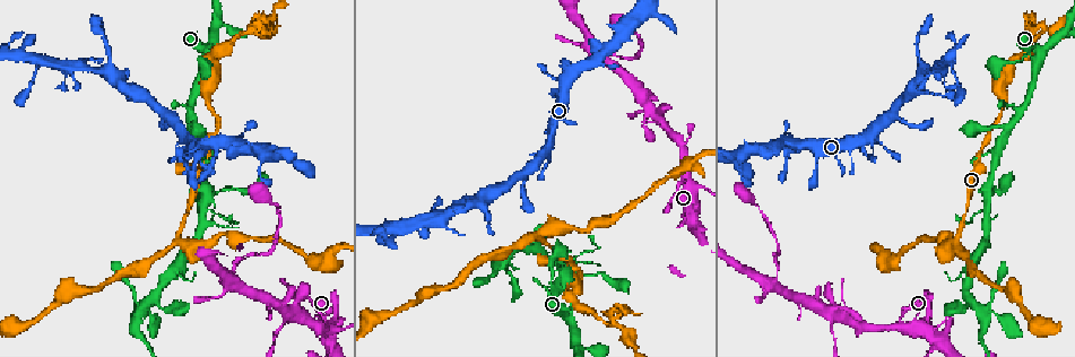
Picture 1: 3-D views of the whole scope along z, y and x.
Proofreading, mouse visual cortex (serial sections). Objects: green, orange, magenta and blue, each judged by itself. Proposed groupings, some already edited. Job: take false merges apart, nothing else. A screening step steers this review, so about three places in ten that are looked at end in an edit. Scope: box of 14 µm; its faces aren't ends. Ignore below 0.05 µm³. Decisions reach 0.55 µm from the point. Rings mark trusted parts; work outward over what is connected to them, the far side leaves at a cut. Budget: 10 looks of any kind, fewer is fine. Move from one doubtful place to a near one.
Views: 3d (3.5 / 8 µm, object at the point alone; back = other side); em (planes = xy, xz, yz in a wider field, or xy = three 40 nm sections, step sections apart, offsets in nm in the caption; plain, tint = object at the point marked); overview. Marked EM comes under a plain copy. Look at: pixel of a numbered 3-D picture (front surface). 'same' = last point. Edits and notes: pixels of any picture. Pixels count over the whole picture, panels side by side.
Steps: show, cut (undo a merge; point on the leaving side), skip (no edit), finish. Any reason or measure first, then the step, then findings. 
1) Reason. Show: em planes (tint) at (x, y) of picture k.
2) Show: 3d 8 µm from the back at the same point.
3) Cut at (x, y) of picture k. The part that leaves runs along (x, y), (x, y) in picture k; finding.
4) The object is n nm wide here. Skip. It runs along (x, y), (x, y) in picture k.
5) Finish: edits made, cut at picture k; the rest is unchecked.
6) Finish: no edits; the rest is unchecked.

Sudden change in width. Show: 3d 3.5 µm at (947, 236) of picture 1.

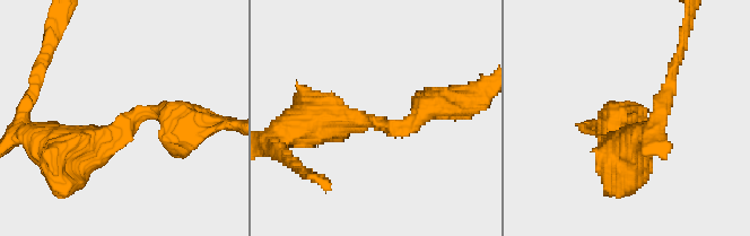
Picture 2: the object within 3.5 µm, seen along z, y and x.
The arms are 350, 450 nm wide. Show: em xy step 5 (tint) at (132, 120) of picture 2.

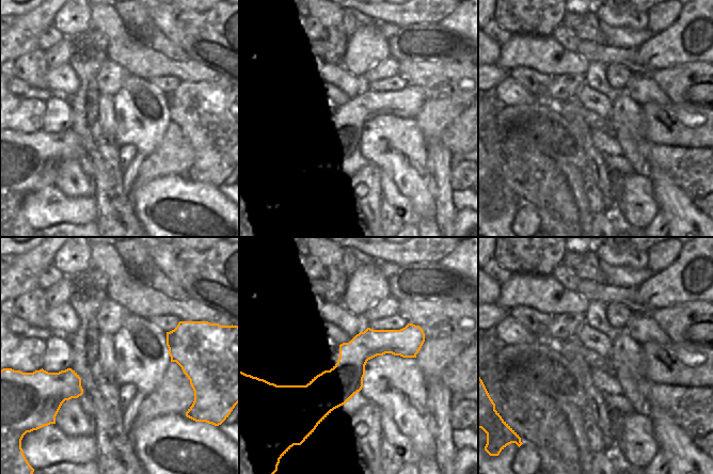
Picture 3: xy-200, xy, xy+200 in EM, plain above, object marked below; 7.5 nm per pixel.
Skip. It runs along (68, 146), (144, 111), (195, 124) in picture 2; all the same cell.

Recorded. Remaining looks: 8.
Side arm on a straight run. Show: 3d 3.5 µm at (569, 259) of picture 1.

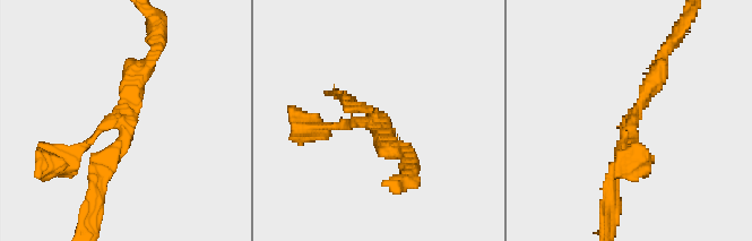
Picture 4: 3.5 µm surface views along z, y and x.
3 arms meet here; the arms are 150, 150, 250 nm wide. Show: em xy step 5 (tint) at (627, 127) of picture 4.

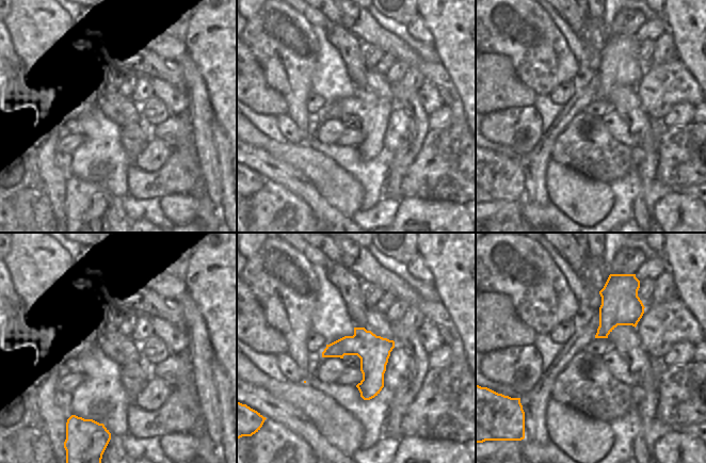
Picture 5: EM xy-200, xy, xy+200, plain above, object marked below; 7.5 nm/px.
The object is 240 nm wide here. Skip. It runs along (93, 194), (148, 61) in picture 4; all the same cell.

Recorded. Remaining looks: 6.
Abrupt turn. Show: 3d 3.5 µm at (1044, 28) of picture 1.

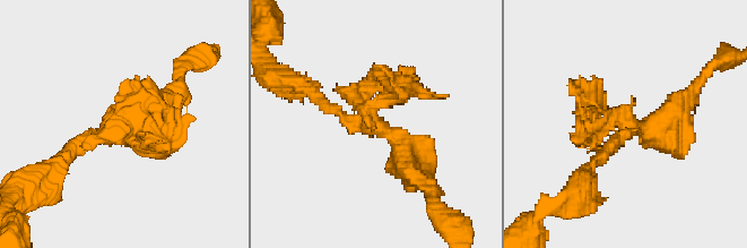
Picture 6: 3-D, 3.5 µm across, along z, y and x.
Now the EM. Show: em planes (tint) at (628, 125) of picture 6.

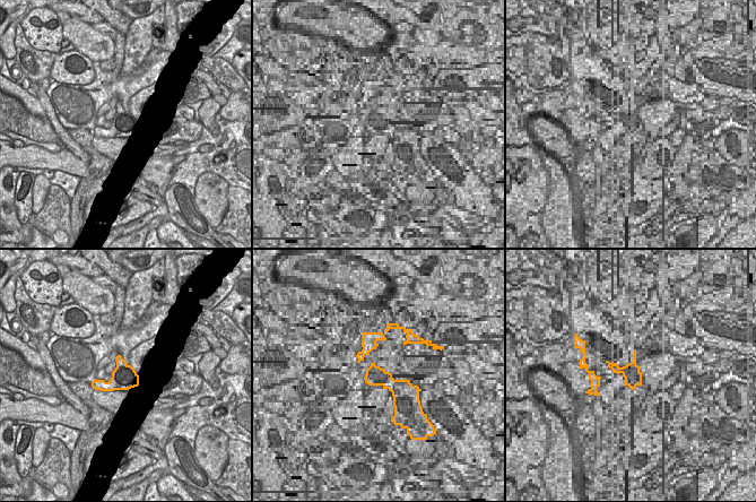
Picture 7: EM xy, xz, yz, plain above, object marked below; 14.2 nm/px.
Skip. It runs along (313, 90), (345, 119), (383, 130), (414, 173) in picture 6; one cell here.

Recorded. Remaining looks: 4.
Four arms meet. Show: 3d 8 µm at (1038, 51) of picture 1.

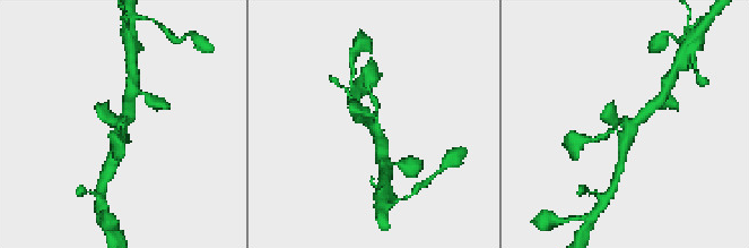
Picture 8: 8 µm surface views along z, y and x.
Closer look. Show: 3d 3.5 µm from the back at (376, 125) of picture 8.

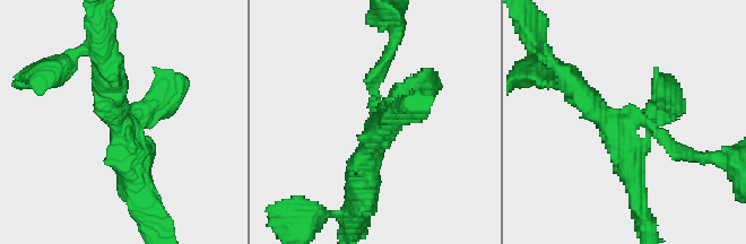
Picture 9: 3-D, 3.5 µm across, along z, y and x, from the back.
4 arms meet here; the arms are 150, 300, 350, 350 nm wide; shape alone is not enough. Show: em xy step 2 (tint) at (630, 131) of picture 9.

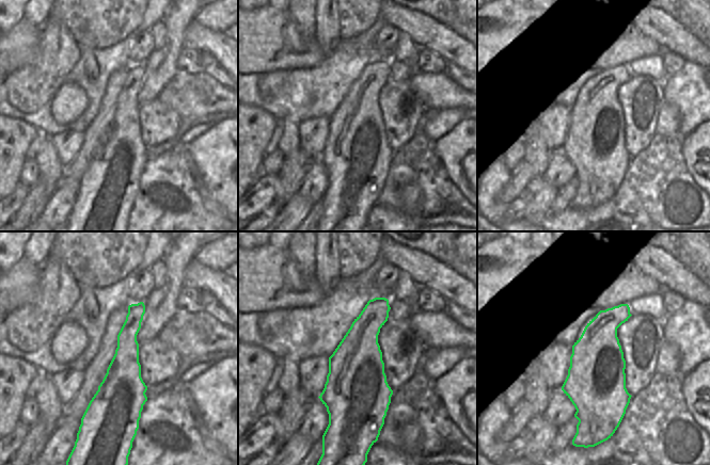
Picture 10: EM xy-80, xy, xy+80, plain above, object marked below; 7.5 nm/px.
Skip. All the same cell.

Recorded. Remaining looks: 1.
Finish: no edits; the rest is unchecked.

